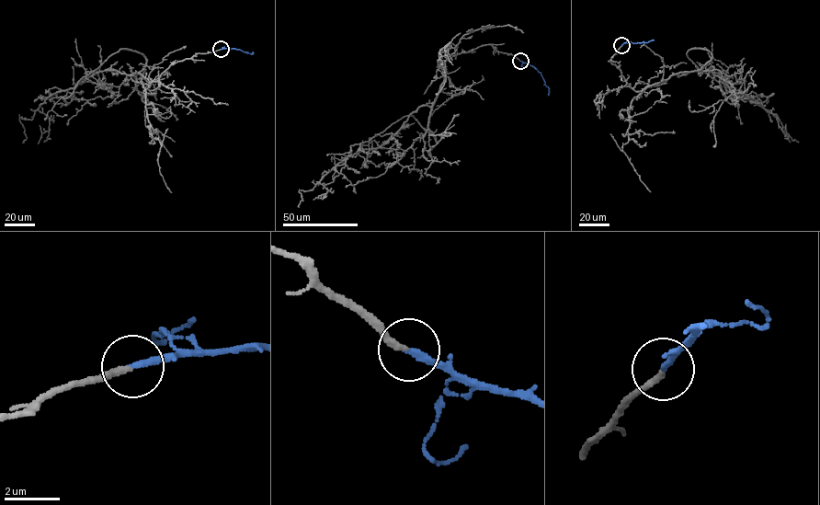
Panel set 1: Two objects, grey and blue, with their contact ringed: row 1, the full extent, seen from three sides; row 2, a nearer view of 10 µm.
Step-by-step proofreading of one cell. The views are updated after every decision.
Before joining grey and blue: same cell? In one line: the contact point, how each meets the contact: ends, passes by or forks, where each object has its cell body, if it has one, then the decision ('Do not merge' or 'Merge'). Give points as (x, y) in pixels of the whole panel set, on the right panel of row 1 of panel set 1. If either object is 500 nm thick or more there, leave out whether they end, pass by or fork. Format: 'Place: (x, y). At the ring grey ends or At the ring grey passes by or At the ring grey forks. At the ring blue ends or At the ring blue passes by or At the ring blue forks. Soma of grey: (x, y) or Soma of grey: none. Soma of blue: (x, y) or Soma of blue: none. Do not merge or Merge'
Place: (621, 45). At the ring grey ends. At the ring blue ends. Soma of grey: none. Soma of blue: none. Merge

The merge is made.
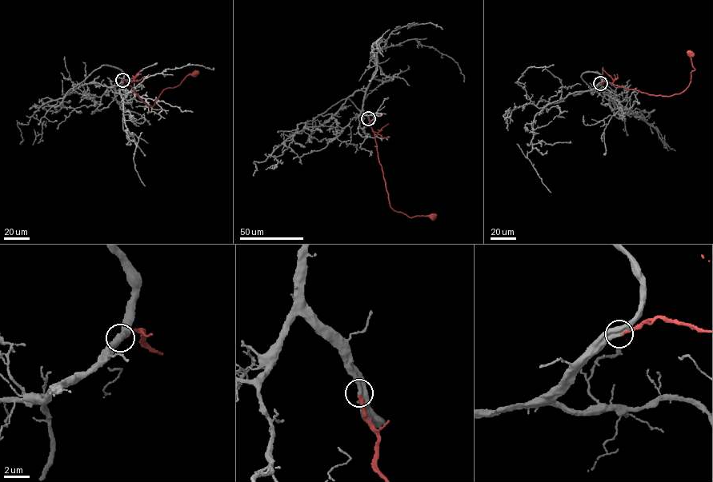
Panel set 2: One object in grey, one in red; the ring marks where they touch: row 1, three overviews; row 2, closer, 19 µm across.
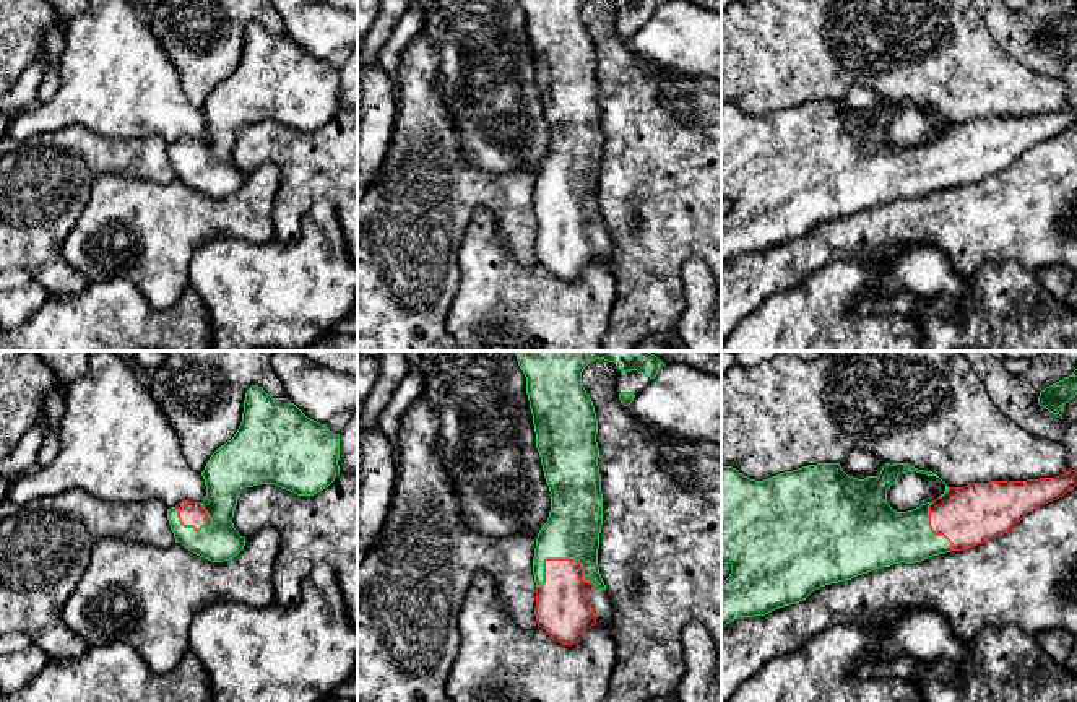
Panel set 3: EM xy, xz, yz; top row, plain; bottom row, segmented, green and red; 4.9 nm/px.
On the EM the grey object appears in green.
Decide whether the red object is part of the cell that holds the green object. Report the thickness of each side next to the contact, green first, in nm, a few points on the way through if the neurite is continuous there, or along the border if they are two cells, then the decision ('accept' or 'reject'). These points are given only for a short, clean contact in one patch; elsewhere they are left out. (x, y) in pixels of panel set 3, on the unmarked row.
280/280 nm | accept

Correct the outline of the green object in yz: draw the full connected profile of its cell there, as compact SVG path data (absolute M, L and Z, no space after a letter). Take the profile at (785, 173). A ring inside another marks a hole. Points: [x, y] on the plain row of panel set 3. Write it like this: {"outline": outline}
{"outline": "M840 99L809 101L763 117L750 115L733 102L721 102L721 200L731 202L729 213L721 218L721 265L734 255L765 252L799 239L820 223L851 216L874 205L921 198L983 180L1007 169L1030 146L1062 133L1077 122L1077 107L1071 104L1056 114L973 119L965 124L945 120L945 127L936 136L897 148L887 140L887 127L906 107L939 114L910 99L885 99L879 112L864 115L848 112Z"}

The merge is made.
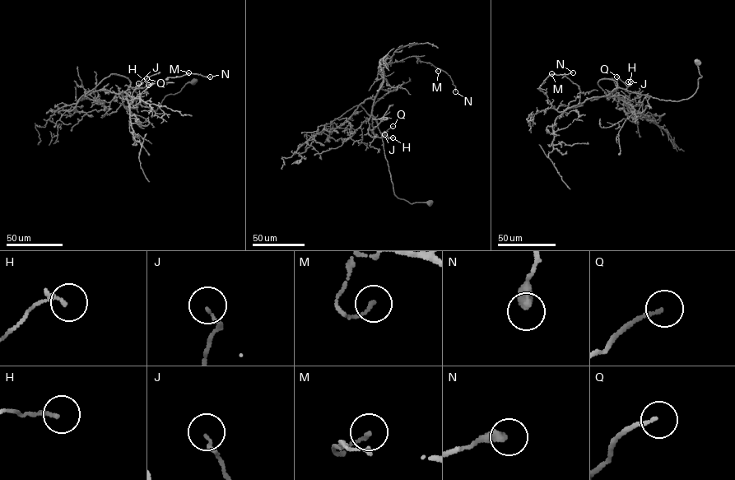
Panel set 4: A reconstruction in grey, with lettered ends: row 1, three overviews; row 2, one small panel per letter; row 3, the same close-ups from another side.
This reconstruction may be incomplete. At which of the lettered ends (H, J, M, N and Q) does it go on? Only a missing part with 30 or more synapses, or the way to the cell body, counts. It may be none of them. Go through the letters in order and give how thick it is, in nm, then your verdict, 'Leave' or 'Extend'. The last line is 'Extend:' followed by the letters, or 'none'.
H: Thickness 130 nm. Leave
J: Thickness 100 nm. Leave
M: Thickness 130 nm. Leave
N: Thickness 400 nm. Leave
Q: Thickness 120 nm. Leave
Extend: none

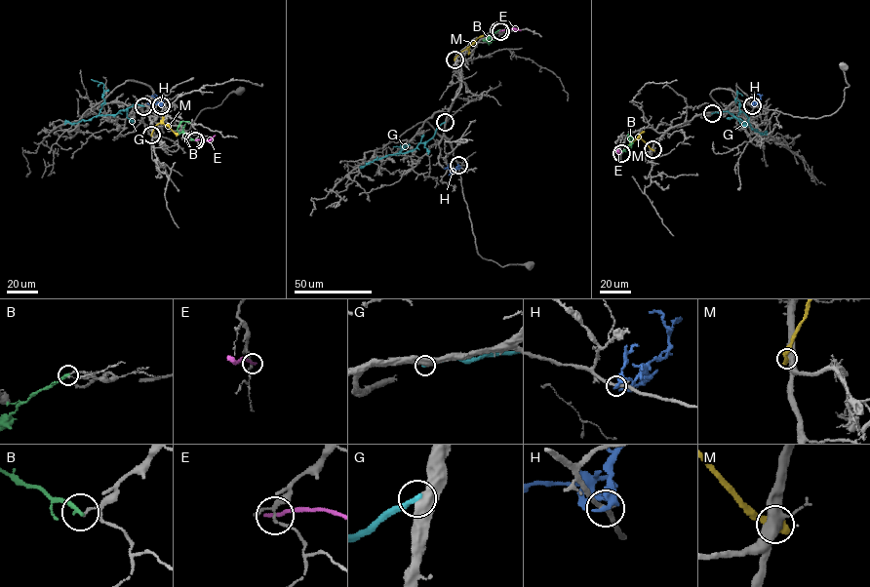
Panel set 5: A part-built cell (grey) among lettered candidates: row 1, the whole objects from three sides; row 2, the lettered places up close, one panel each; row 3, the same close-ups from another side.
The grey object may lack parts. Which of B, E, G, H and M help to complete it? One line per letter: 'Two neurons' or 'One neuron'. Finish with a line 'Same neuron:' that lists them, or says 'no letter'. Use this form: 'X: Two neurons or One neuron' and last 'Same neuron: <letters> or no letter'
B: Two neurons
E: Two neurons
G: Two neurons
H: Two neurons
M: Two neurons
Same neuron: no letter

